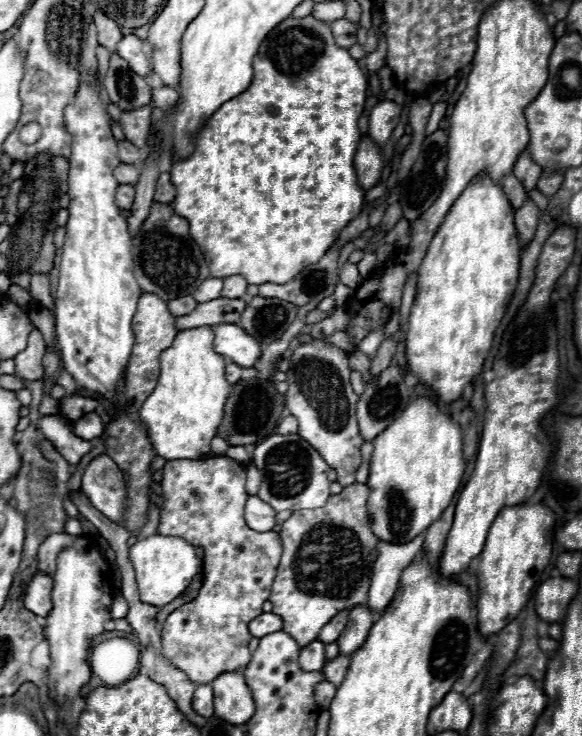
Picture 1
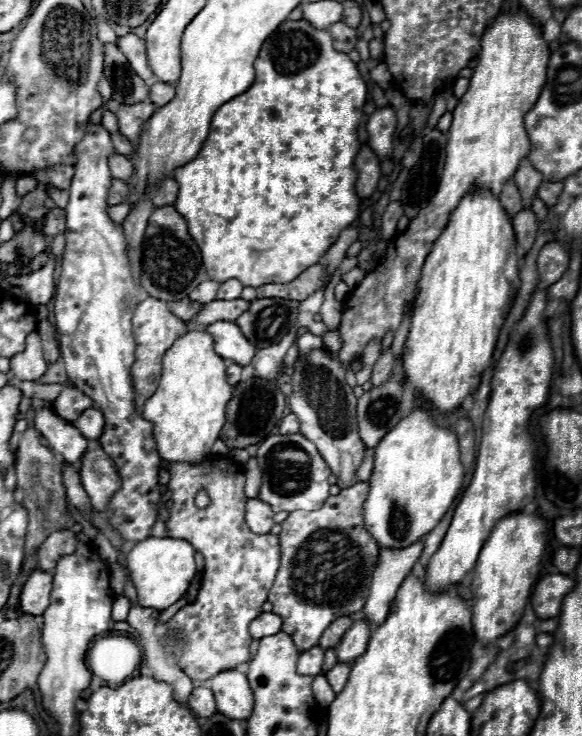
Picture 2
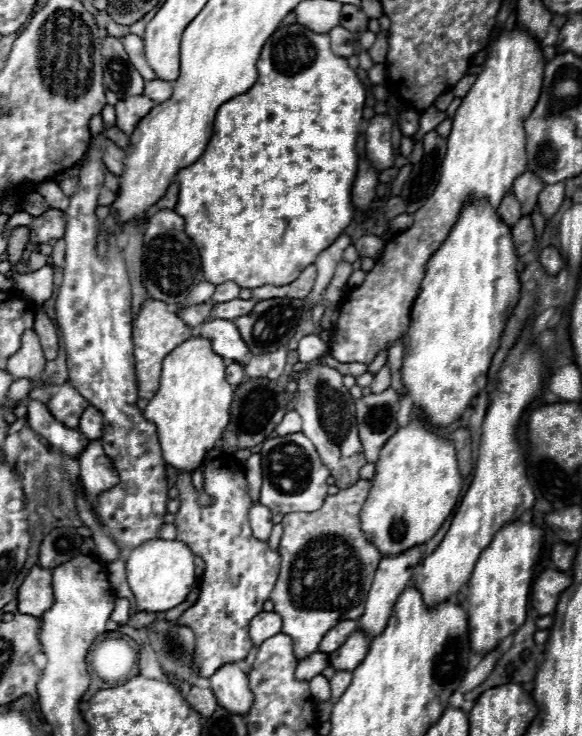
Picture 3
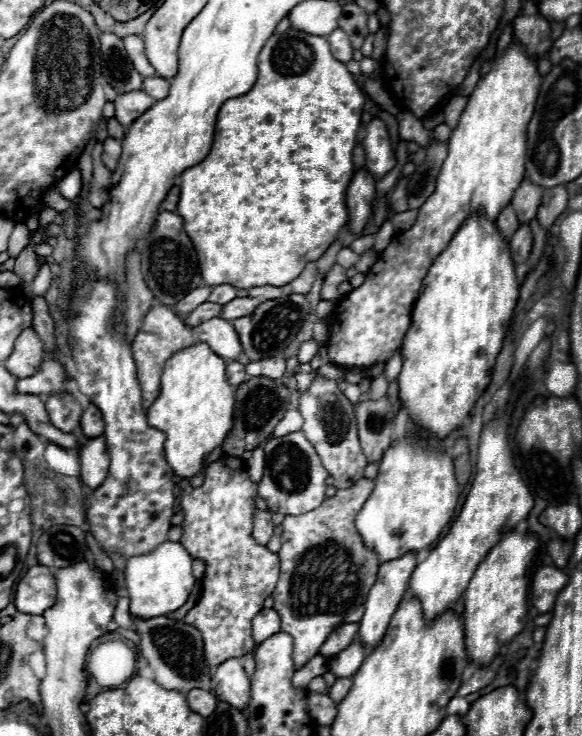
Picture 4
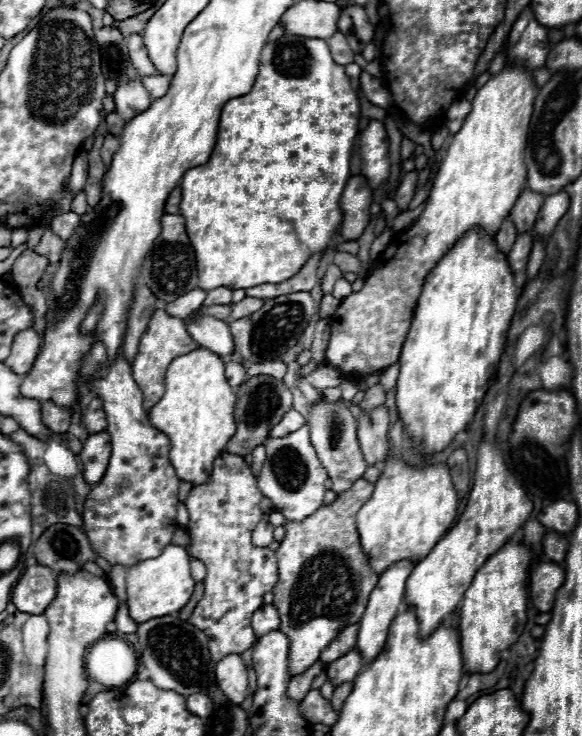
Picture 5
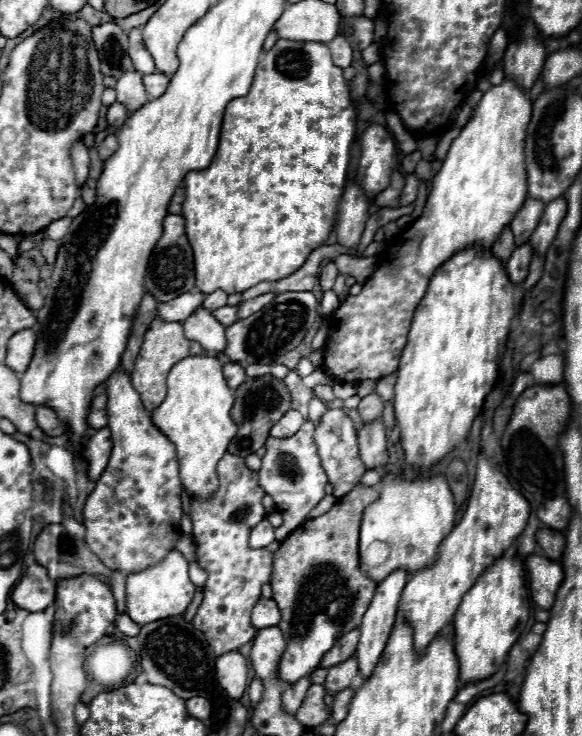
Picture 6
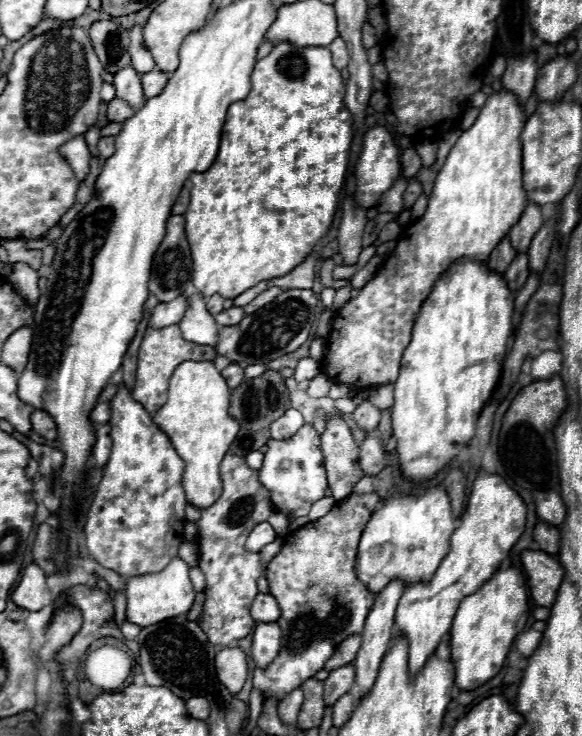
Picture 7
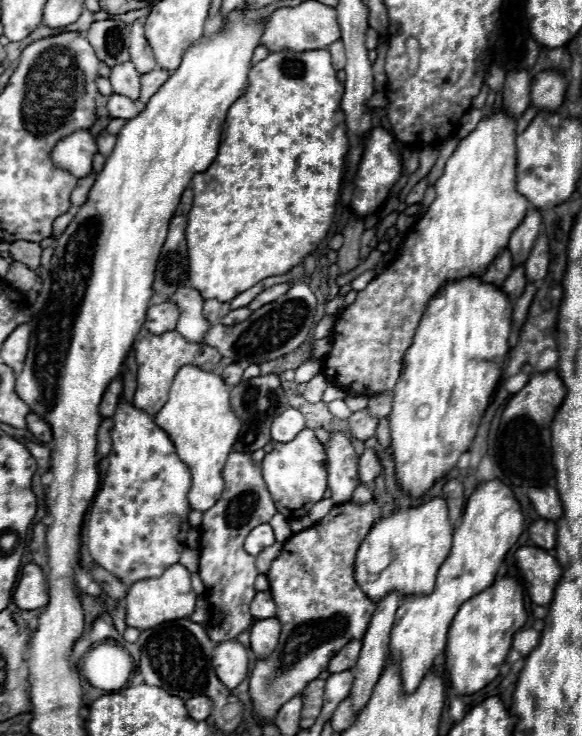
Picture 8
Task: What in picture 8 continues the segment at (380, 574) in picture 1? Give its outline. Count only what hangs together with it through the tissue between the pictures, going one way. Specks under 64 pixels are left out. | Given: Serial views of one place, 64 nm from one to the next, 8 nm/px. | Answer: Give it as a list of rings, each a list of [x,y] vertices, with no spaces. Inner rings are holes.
[[[392,592],[388,594],[386,598],[382,598],[378,604],[376,604],[376,612],[372,616],[372,622],[362,638],[362,650],[360,650],[360,656],[358,656],[358,662],[356,662],[356,668],[352,670],[354,672],[354,688],[352,688],[352,694],[350,694],[350,700],[352,700],[352,706],[354,706],[354,712],[358,714],[370,700],[372,696],[372,690],[376,686],[376,680],[380,678],[384,666],[386,666],[386,660],[388,660],[388,640],[390,640],[390,630],[392,630],[392,624],[394,624],[394,616],[396,616],[396,608],[400,604],[400,594]]]

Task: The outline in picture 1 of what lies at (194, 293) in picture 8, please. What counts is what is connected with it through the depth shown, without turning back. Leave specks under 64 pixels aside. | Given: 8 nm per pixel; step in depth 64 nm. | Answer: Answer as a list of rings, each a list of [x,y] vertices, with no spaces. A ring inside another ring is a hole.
[[[216,324],[214,336],[214,350],[242,368],[252,368],[260,358],[260,344],[236,324]]]

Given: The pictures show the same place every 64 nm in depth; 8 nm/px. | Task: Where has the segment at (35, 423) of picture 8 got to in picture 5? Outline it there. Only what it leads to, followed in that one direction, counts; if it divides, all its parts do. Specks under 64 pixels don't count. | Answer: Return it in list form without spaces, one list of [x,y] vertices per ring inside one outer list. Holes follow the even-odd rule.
[[[50,400],[48,402],[42,402],[40,406],[40,412],[42,412],[42,422],[44,426],[54,432],[54,434],[62,434],[62,432],[68,432],[68,426],[74,418],[74,410],[66,410],[66,408],[60,408],[56,404],[52,404]]]

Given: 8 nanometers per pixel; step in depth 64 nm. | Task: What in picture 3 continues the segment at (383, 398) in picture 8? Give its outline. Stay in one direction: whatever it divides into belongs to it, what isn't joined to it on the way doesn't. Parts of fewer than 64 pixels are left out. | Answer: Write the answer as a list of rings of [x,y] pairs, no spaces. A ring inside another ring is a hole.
[[[398,340],[390,350],[388,350],[388,366],[390,366],[390,372],[398,372],[402,368],[402,354],[404,354],[404,346],[402,346],[402,340]]]

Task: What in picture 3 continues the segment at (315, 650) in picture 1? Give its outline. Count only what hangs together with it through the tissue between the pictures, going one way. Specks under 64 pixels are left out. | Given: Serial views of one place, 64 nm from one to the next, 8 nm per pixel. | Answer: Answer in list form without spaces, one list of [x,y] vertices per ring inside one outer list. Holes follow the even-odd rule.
[[[314,652],[312,656],[298,662],[294,676],[296,680],[312,680],[314,676],[322,674],[326,666],[328,666],[328,656],[324,656],[324,652]]]

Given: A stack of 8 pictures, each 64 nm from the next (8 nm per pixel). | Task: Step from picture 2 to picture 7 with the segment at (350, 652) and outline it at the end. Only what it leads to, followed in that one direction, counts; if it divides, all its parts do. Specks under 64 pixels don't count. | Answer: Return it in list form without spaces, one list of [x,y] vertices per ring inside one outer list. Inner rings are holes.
[[[348,664],[344,668],[338,668],[336,672],[330,672],[330,676],[324,680],[324,702],[326,706],[334,706],[340,696],[344,696],[354,684],[354,666]]]

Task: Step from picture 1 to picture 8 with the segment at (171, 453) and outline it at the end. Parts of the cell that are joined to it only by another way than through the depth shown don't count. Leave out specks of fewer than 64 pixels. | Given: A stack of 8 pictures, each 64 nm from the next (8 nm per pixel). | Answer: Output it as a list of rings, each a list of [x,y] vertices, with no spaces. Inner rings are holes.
[[[184,366],[178,370],[170,398],[164,408],[154,416],[156,424],[168,432],[172,438],[178,456],[190,466],[192,472],[192,488],[188,494],[190,508],[198,512],[206,512],[216,504],[220,492],[224,490],[222,470],[232,452],[232,444],[242,428],[240,418],[230,406],[230,392],[224,384],[222,376],[204,372],[196,366]]]

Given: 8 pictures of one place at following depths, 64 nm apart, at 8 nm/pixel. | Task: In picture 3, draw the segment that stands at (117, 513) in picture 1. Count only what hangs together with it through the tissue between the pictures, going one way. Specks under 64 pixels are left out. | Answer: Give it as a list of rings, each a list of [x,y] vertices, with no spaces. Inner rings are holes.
[[[90,440],[86,450],[78,456],[80,462],[80,482],[88,490],[90,496],[98,496],[104,488],[112,488],[118,476],[112,468],[110,460],[106,458],[100,440]]]

